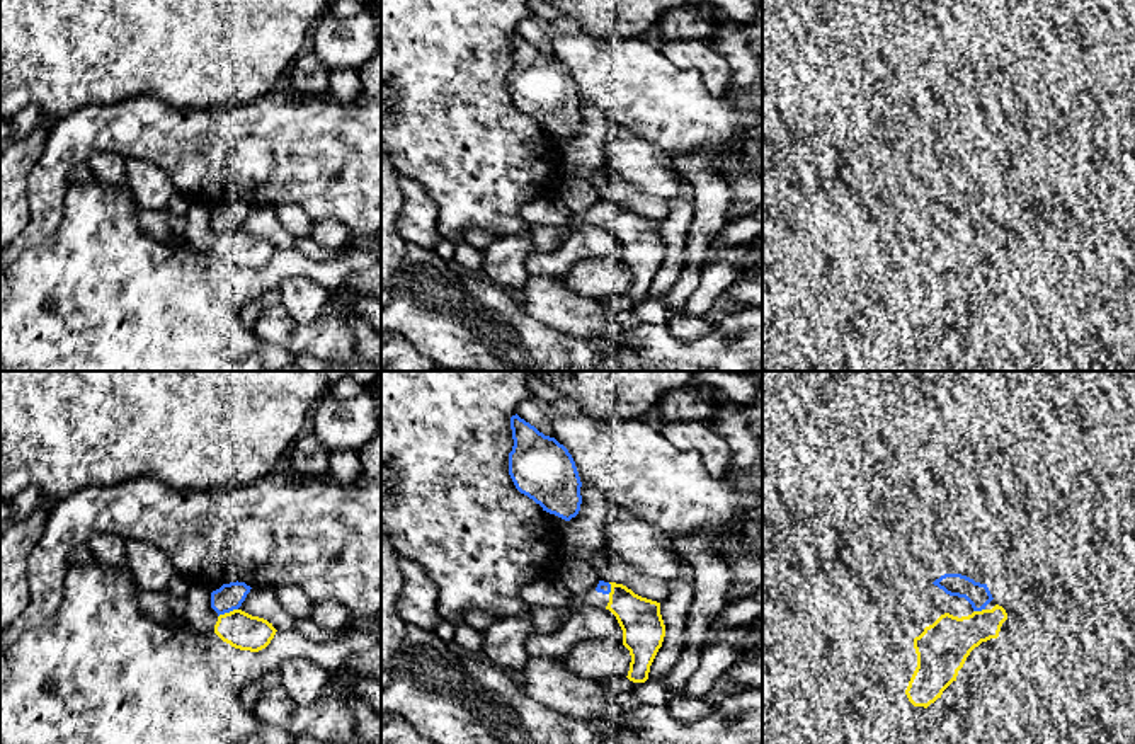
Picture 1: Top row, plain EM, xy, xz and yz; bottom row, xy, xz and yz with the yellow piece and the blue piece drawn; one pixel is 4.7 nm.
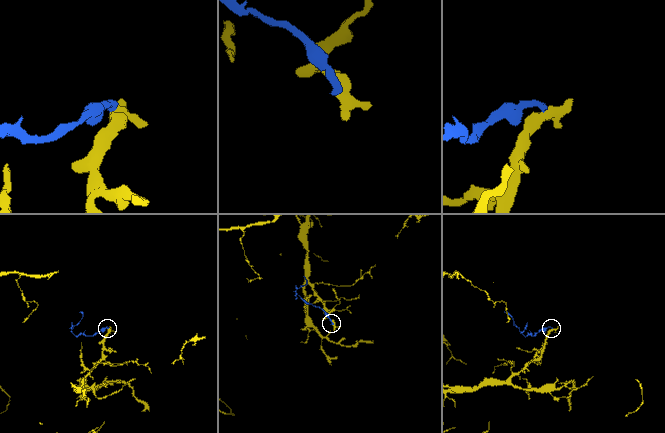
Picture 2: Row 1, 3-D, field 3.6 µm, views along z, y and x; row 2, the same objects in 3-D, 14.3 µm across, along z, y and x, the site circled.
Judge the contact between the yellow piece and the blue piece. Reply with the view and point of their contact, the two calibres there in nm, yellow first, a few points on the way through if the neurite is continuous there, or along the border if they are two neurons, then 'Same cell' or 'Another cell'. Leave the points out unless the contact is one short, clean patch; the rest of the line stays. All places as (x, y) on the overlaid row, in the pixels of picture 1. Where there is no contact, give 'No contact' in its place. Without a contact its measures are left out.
Touches yellow at xy (227, 613). Thickness 170 nm (yellow) against 130 nm. Same cell

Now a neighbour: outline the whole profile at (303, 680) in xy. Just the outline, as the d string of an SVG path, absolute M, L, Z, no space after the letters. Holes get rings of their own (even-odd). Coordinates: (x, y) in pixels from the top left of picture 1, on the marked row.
M306 657L286 661L279 667L279 686L298 707L313 705L330 679L330 672Z

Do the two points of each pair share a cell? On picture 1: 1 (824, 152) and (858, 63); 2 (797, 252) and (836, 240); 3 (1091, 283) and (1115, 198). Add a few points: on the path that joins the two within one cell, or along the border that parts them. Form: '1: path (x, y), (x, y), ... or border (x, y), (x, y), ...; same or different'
1: border (798, 135), (819, 133), (838, 147); different
2: border (804, 208), (807, 228), (815, 242), (851, 269); different
3: border (1098, 222), (1112, 237), (1112, 256), (1106, 269); different

